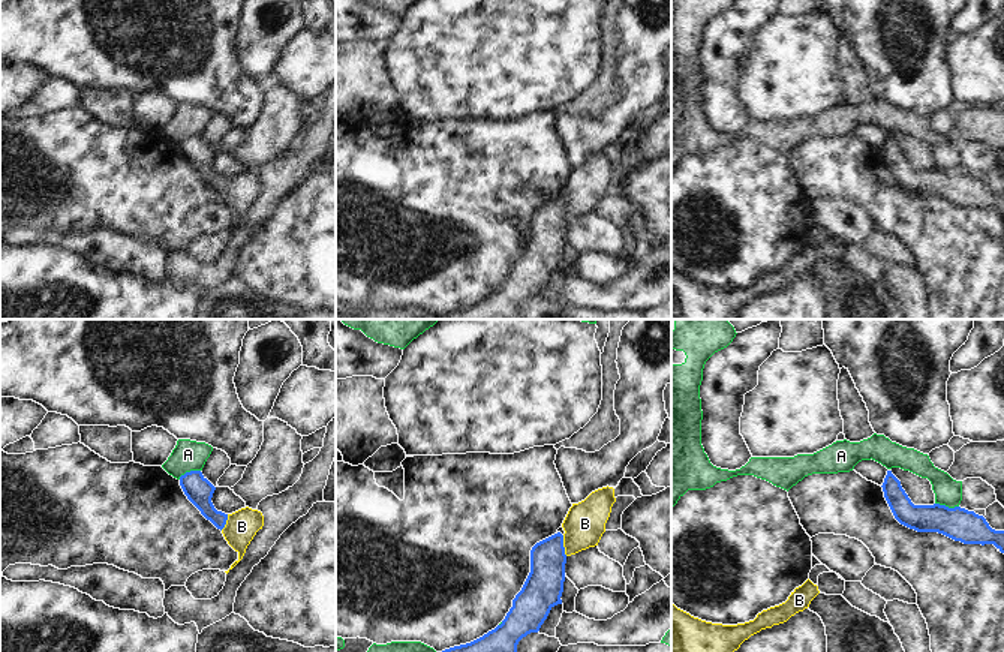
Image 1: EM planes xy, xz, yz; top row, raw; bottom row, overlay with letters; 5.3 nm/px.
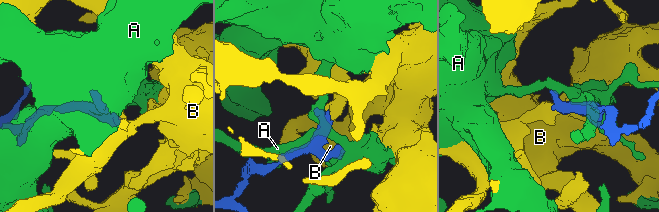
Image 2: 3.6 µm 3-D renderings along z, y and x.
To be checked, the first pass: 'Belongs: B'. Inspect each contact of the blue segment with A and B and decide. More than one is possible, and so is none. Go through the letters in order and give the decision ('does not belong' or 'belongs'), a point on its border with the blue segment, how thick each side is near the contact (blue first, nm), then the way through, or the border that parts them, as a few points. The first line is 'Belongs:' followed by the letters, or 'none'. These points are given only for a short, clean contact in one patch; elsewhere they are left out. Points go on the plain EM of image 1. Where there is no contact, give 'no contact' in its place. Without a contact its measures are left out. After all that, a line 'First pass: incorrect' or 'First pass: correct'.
Belongs: B
A: does not belong; contact yz (947, 171); calibres 180 and 140 nm
B: belongs; contact xz (562, 210); calibres 200 and 220 nm; way xz (544, 249), (547, 225), (562, 210), (585, 188)
First pass: correct

